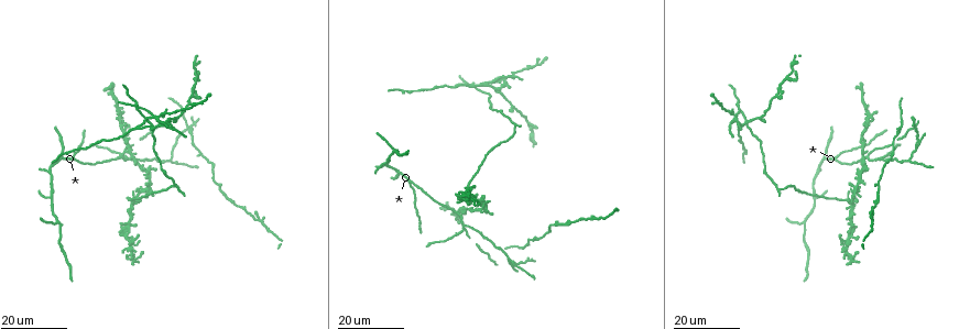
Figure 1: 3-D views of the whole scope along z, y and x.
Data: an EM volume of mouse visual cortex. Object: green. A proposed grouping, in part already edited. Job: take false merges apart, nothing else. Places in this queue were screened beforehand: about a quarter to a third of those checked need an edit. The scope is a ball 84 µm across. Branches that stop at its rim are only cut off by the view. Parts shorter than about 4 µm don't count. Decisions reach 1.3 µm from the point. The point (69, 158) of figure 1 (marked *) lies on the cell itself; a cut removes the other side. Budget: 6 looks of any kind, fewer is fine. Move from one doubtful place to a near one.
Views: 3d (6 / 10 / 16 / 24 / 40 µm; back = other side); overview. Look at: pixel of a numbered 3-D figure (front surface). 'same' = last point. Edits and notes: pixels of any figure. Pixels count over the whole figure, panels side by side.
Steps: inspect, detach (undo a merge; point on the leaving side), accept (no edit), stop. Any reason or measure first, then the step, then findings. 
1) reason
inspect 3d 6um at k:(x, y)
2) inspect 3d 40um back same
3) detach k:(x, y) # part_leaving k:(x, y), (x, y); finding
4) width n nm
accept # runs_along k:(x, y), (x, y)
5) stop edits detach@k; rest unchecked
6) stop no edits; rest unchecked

four-way junction
inspect 3d 24um at 1:(134, 258)

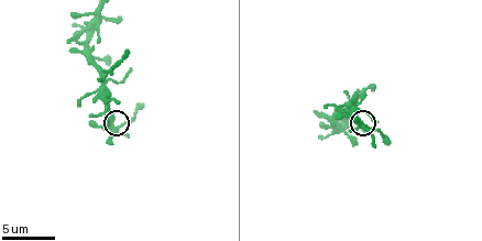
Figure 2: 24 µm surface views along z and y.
inspect 3d 10um at 2:(364, 127)

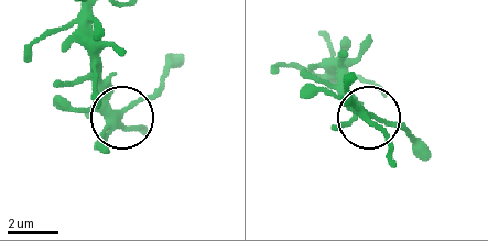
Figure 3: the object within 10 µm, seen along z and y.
width 290 nm
accept # all the same cell

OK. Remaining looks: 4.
a fork
inspect 3d 16um at 1:(58, 224)

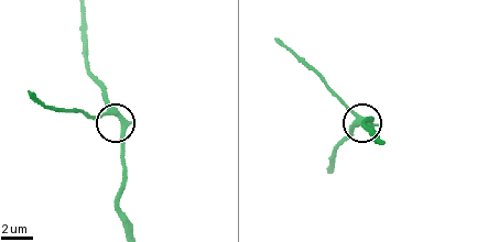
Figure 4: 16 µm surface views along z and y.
inspect 3d 6um at 4:(115, 111)

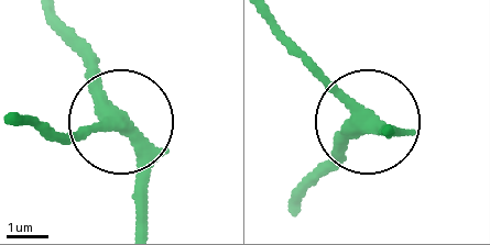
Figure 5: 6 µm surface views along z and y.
accept # runs_along 5:(293, 208), (363, 124), (290, 44); continuous, no second cell

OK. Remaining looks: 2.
three arms meet
inspect 3d 24um at 1:(172, 158)

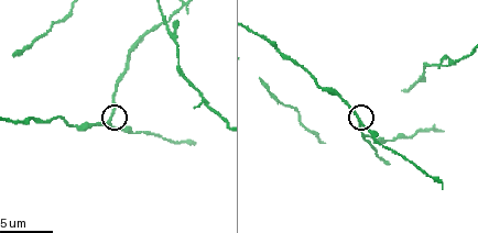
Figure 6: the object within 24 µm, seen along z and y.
inspect 3d 6um at 6:(109, 123)

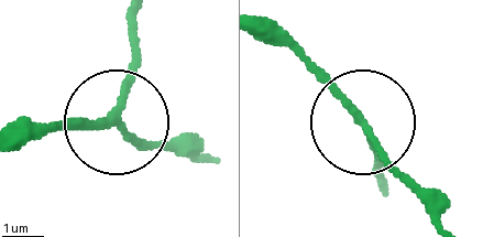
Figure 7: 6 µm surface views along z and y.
width 160 nm
accept # runs_along 7:(258, 30), (421, 195); all the same cell

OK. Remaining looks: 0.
stop no edits; rest unchecked

